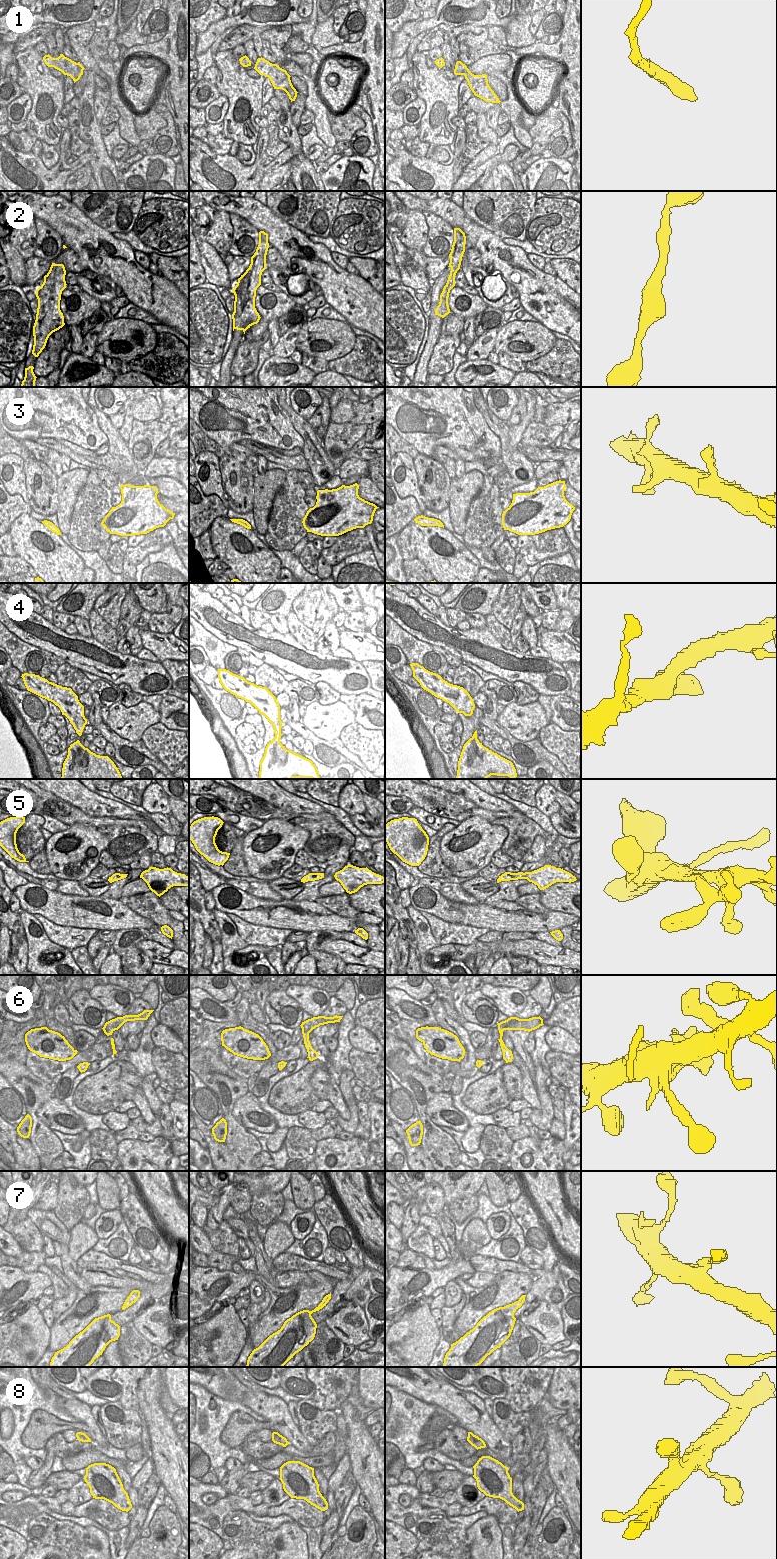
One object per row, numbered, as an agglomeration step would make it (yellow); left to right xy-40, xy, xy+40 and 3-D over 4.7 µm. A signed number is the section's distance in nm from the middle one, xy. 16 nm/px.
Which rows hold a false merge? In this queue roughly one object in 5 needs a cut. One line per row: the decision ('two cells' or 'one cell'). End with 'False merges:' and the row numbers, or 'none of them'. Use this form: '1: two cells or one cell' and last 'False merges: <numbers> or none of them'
1: one cell
2: one cell
3: one cell
4: one cell
5: one cell
6: one cell
7: one cell
8: one cell
False merges: none of them

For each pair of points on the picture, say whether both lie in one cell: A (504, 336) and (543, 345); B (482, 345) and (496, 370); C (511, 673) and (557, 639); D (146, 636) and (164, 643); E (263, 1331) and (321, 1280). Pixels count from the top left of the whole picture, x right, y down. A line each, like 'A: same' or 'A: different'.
A: same
B: different
C: different
D: same
E: same

